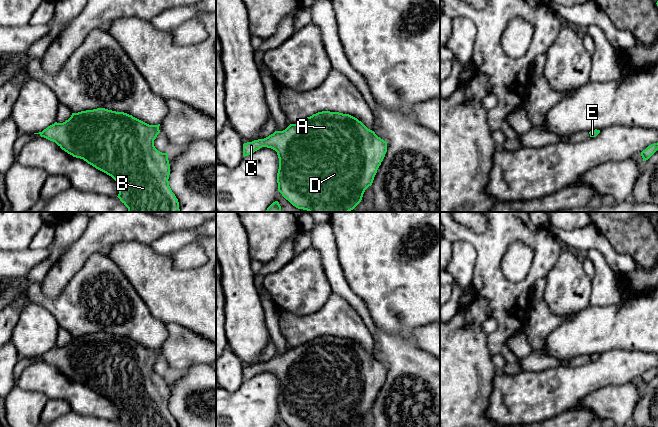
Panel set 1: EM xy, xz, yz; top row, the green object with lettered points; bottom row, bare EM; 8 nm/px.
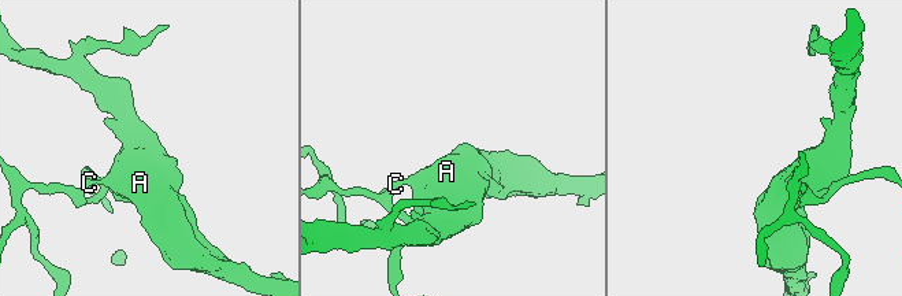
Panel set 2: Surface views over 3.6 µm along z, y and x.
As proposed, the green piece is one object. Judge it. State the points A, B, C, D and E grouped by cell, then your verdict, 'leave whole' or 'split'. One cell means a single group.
groups A B C D E; leave whole

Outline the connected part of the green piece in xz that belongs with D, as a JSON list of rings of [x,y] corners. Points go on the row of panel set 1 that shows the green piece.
[[[322,111],[296,123],[283,131],[275,131],[264,139],[243,144],[243,156],[262,147],[275,150],[279,158],[278,191],[293,206],[308,212],[350,212],[362,200],[365,190],[372,185],[387,152],[387,142],[368,129],[357,118],[339,112]]]

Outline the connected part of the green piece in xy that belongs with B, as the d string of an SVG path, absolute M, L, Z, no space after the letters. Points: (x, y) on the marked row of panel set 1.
M97 108L93 110L86 110L81 111L78 113L72 113L71 117L63 123L57 123L48 126L42 132L34 133L39 134L41 137L44 137L50 141L55 142L62 150L67 152L68 154L72 155L73 157L83 159L88 164L92 165L96 169L106 173L107 175L111 176L120 186L118 198L120 201L128 208L128 212L180 212L179 209L179 202L176 198L175 194L172 192L169 186L169 175L170 175L170 164L168 160L168 153L162 153L158 151L154 146L154 140L156 139L157 135L160 133L158 125L149 125L132 115L129 115L124 112L116 112L112 110L108 110L105 108Z

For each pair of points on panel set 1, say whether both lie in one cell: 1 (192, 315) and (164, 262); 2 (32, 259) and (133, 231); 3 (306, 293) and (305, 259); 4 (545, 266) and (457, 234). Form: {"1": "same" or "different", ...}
{"1": "same", "2": "different", "3": "same", "4": "same"}

